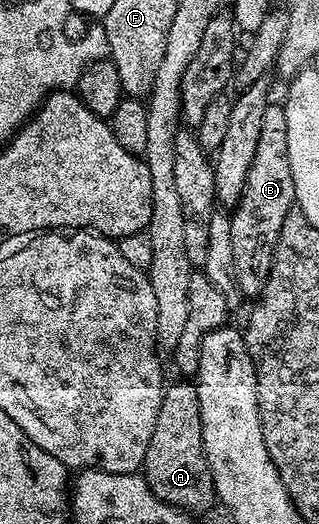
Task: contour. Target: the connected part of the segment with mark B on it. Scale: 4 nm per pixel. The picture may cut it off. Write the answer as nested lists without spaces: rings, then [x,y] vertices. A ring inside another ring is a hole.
[[[271,102],[262,119],[261,136],[257,152],[245,178],[244,192],[239,204],[230,213],[233,226],[233,266],[237,266],[235,280],[244,297],[258,298],[269,278],[277,238],[281,234],[281,222],[285,214],[296,207],[293,170],[289,166],[289,122],[282,103]]]

